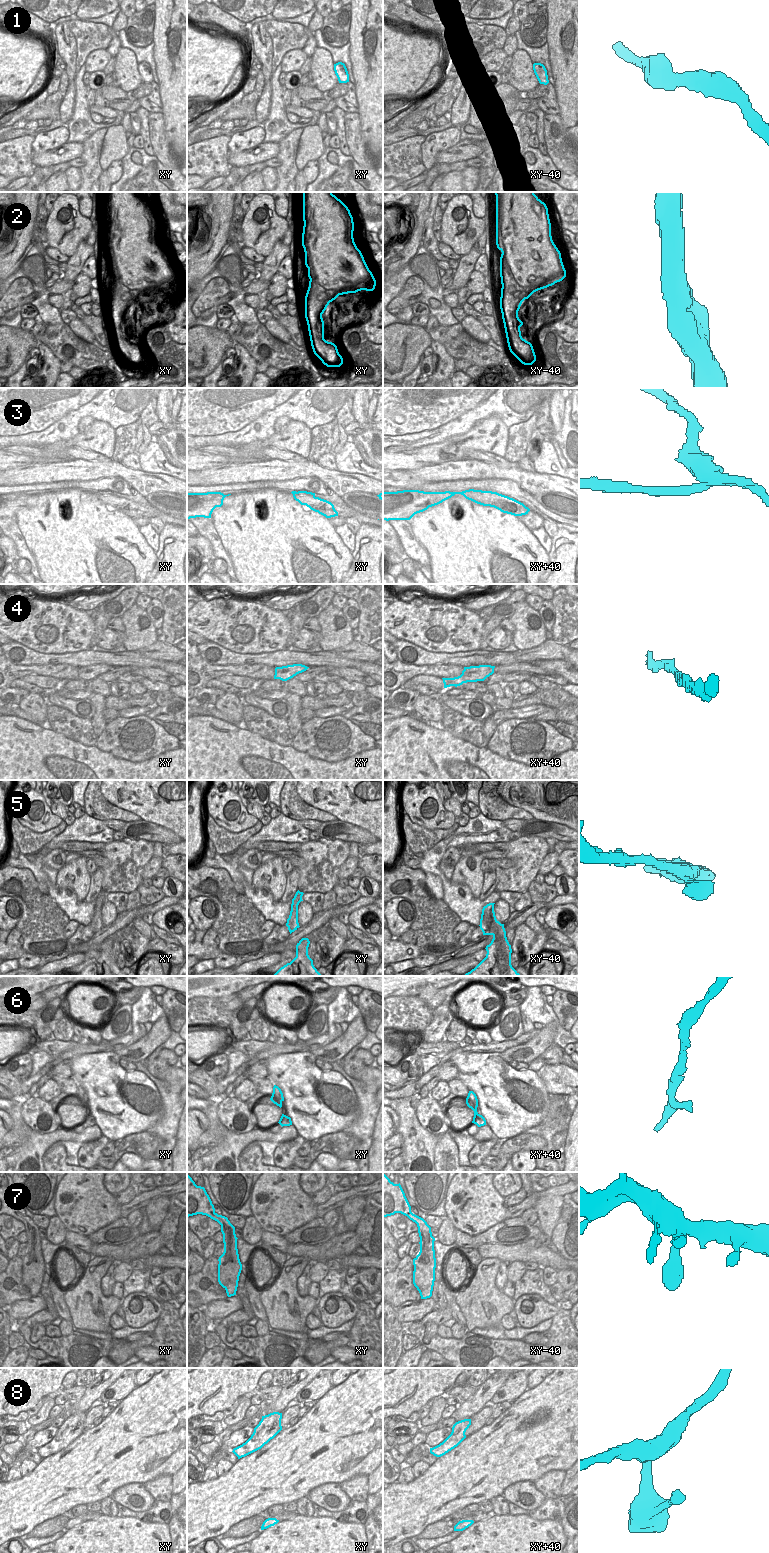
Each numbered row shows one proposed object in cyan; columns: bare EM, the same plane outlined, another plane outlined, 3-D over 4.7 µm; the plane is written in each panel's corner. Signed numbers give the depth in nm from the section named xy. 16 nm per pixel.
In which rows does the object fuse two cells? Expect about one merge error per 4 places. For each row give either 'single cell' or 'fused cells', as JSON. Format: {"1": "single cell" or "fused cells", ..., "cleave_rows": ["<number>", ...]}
{"1": "single cell", "2": "single cell", "3": "single cell", "4": "single cell", "5": "single cell", "6": "single cell", "7": "single cell", "8": "single cell", "cleave_rows": []}

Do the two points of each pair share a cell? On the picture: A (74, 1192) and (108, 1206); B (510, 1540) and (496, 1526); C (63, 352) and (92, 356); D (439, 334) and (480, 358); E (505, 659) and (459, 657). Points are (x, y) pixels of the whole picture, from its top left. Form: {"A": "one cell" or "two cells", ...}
{"A": "one cell", "B": "one cell", "C": "one cell", "D": "one cell", "E": "one cell"}

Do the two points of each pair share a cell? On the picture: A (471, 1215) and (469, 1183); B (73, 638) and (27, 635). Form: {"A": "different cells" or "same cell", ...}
{"A": "same cell", "B": "same cell"}

